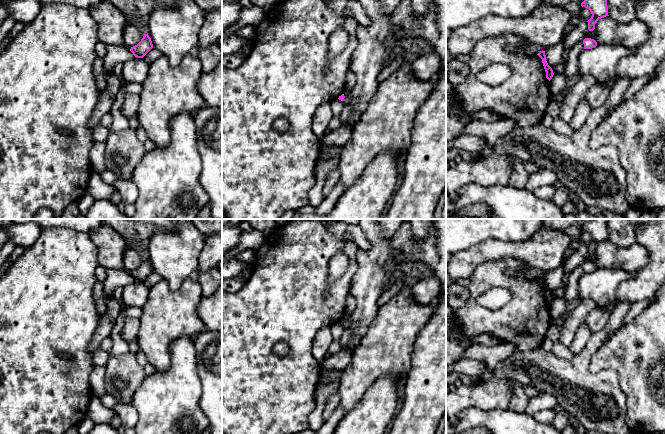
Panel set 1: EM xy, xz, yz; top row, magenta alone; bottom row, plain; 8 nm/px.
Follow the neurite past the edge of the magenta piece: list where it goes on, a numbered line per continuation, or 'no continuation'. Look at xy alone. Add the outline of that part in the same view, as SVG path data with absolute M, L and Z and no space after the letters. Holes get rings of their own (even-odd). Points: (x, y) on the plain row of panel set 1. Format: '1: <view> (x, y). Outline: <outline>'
no continuation

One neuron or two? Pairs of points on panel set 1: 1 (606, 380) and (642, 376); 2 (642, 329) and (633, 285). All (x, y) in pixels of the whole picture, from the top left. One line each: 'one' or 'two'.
1: two
2: two

